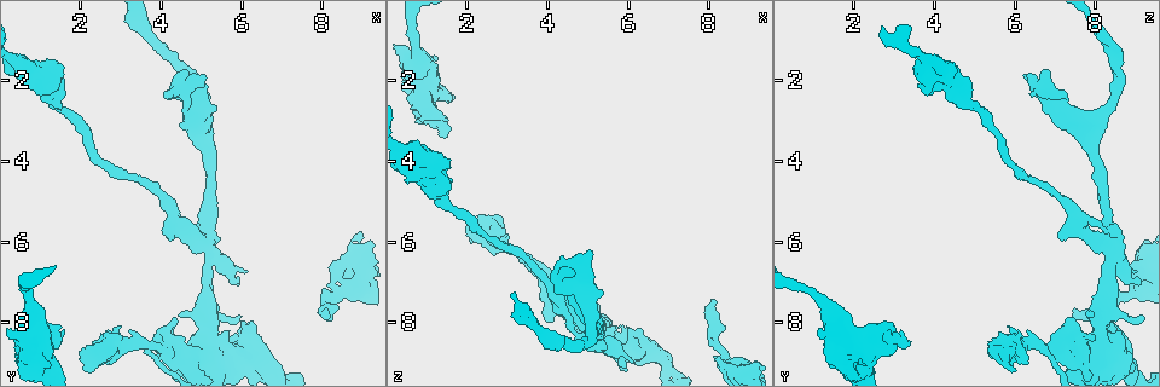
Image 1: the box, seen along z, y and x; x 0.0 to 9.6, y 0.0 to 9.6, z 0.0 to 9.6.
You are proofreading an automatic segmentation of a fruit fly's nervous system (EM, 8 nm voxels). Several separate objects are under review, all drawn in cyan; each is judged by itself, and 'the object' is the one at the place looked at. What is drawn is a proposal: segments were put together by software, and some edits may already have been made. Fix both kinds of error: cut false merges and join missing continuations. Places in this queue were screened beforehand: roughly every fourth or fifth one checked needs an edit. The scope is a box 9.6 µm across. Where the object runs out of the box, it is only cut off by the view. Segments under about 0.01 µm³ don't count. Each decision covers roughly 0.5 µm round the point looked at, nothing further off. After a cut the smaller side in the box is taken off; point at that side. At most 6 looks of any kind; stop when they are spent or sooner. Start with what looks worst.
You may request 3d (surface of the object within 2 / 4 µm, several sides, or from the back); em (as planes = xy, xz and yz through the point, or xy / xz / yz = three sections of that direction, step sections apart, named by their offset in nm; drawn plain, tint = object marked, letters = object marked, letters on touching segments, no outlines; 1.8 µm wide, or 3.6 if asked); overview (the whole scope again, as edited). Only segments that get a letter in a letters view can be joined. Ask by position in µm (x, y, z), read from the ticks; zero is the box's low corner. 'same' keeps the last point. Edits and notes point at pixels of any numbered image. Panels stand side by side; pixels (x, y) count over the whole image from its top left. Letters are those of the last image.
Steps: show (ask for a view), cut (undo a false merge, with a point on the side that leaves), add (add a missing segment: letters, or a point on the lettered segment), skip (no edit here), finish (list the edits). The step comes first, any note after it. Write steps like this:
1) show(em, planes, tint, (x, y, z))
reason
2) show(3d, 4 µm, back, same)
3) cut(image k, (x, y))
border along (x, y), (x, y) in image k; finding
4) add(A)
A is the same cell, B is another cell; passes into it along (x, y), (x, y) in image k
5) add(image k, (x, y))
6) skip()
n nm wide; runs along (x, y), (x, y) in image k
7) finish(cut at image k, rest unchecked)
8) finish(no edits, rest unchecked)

show(em, 3.6 µm, xz, step 16, letters, (8.05, 7.70, 7.50))
an open end

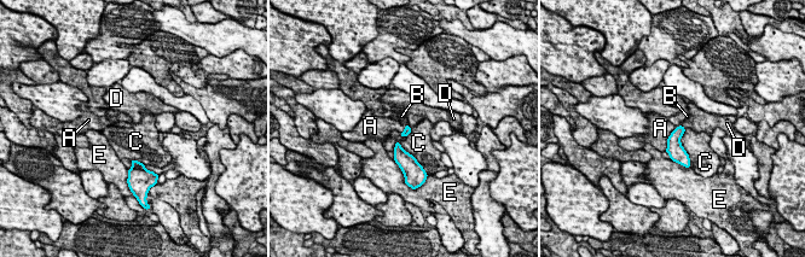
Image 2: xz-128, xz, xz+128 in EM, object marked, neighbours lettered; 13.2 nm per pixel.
add(B)
C touches over 480 nm; B is the same cell, A, C, D and E are other cells; passes into it along (673, 142), (679, 126), (677, 120) in image 2; it goes on there

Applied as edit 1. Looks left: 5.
show(overview)

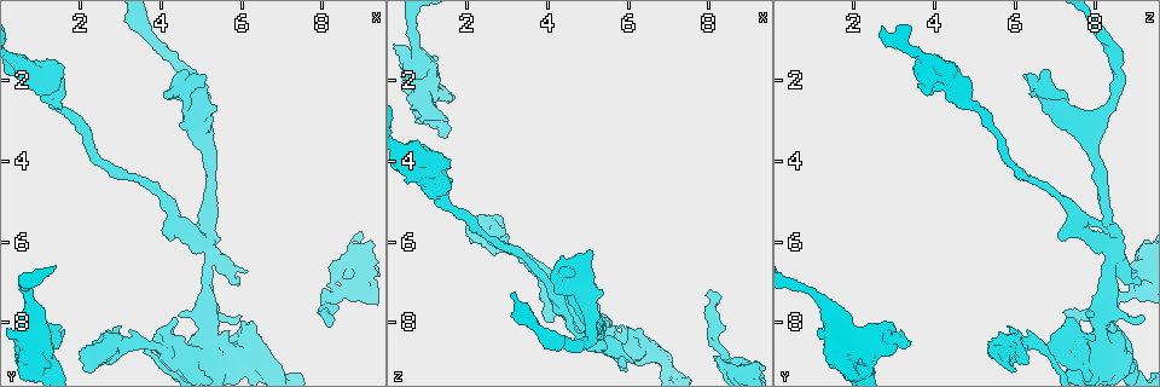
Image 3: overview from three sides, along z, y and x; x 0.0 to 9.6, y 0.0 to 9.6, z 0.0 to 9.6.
show(em, xy, step 4, tint, (8.85, 7.15, 9.15))
thick turns thin

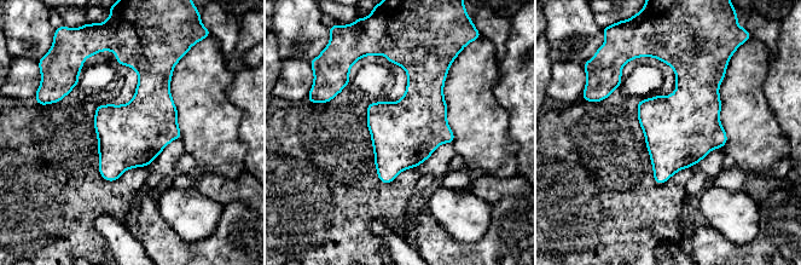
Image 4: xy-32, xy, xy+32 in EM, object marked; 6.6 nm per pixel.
show(em, xy, step 4, letters, same)
what lies round it

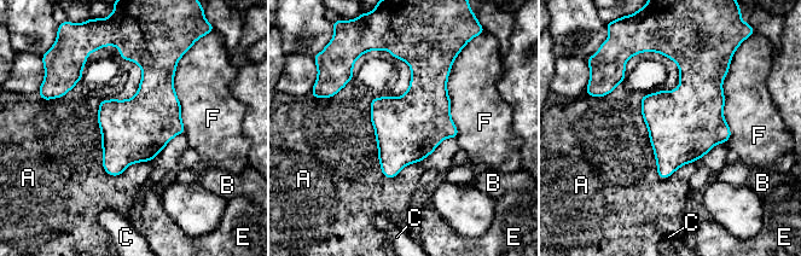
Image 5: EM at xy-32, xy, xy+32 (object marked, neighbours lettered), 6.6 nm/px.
skip()
420 nm wide; A, B, C, E and F are other cells; all the same neuron

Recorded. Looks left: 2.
show(em, yz, step 4, letters, (4.35, 5.60, 7.55))
branch point

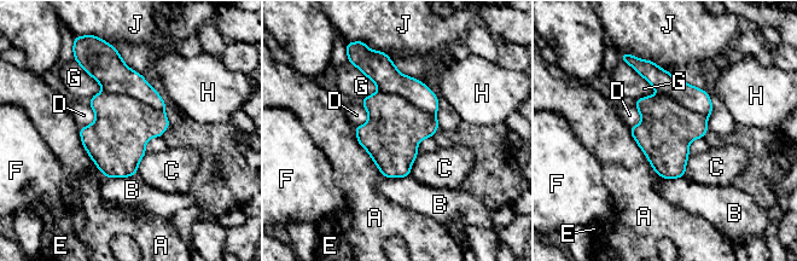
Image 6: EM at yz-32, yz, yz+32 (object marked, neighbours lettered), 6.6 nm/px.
cut(image 6, (109, 70))
A, B, C, D, E, F, G, H and J are other cells; a second neuron is stuck on

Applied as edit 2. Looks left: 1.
finish(add at image 2, cut at image 6, rest unchecked)

